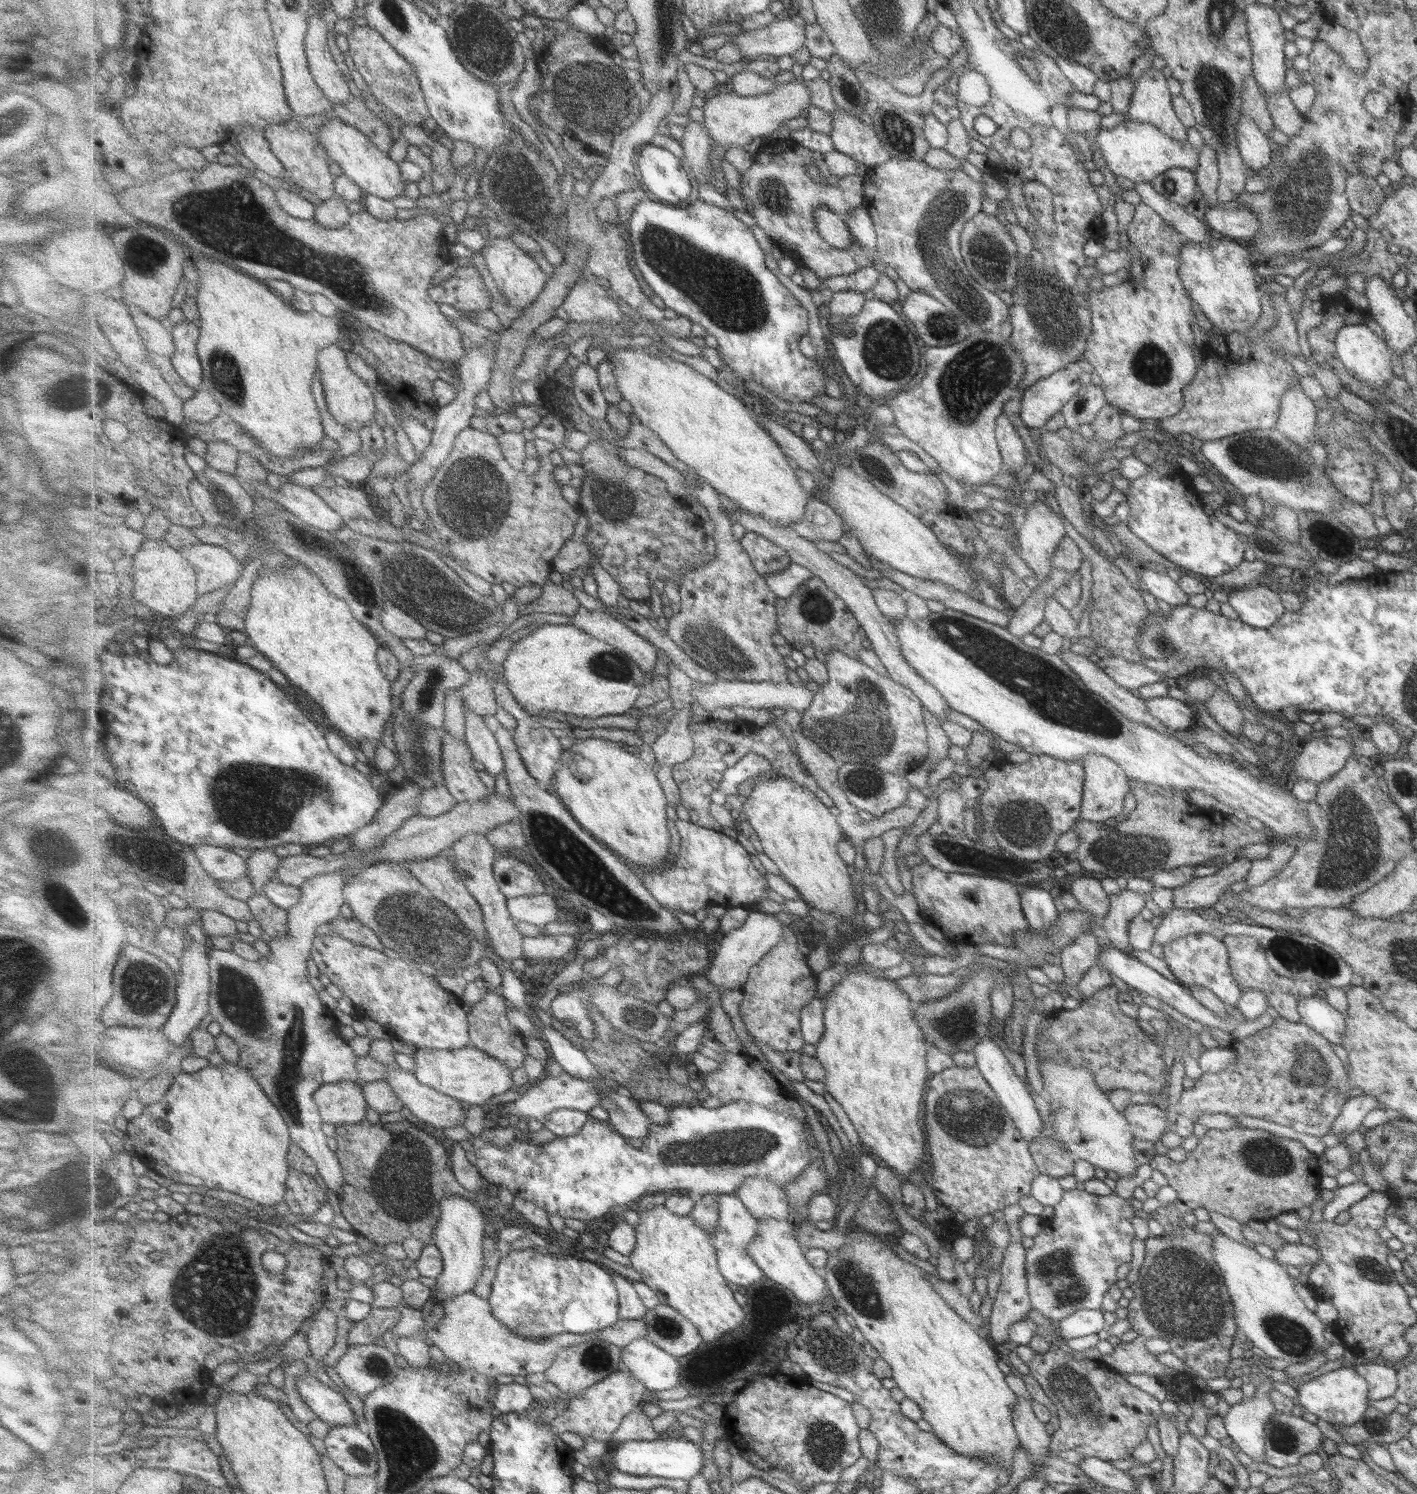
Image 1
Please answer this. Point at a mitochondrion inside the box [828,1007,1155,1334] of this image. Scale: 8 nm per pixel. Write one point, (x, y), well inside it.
(966, 1114)

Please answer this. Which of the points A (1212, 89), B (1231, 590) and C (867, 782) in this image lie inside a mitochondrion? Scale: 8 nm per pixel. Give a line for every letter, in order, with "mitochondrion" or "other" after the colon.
A: mitochondrion
B: other
C: mitochondrion

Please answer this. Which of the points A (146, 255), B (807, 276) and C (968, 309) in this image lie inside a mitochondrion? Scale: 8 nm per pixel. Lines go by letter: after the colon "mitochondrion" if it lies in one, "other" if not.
A: mitochondrion
B: other
C: mitochondrion

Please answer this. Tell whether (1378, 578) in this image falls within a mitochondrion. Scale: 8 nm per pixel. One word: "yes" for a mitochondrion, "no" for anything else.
no

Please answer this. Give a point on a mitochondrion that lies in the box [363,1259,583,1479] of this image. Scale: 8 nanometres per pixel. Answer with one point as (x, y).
(377, 1367)

